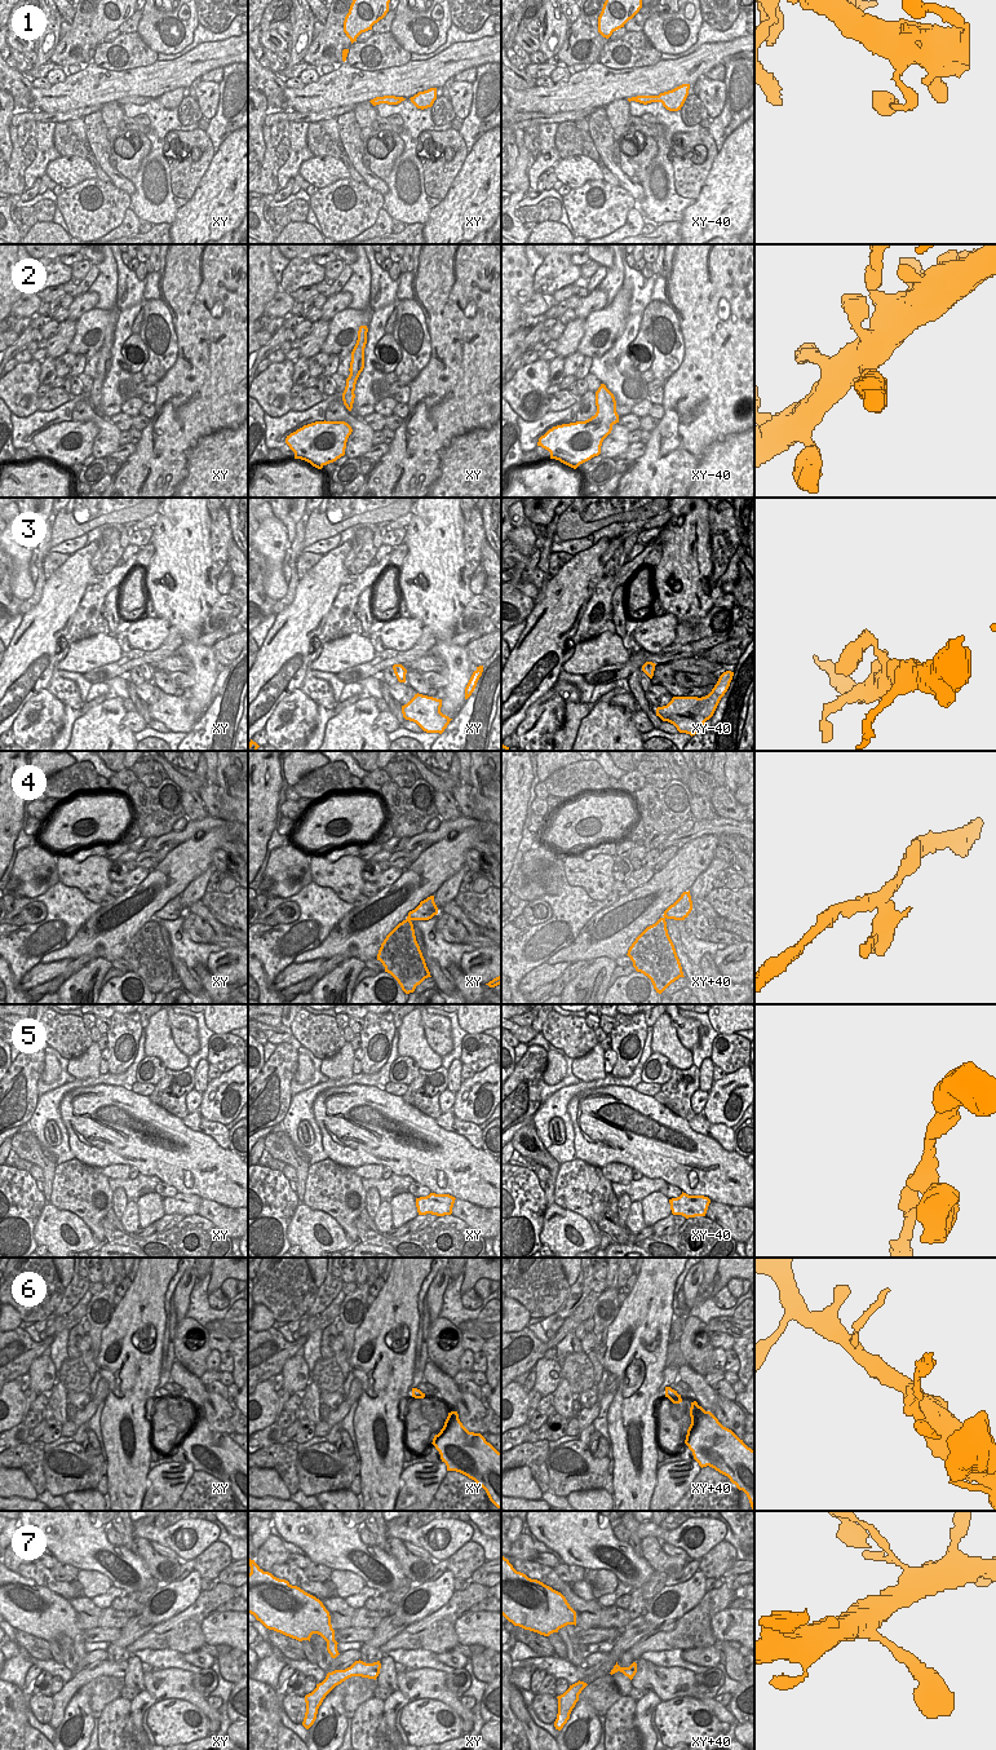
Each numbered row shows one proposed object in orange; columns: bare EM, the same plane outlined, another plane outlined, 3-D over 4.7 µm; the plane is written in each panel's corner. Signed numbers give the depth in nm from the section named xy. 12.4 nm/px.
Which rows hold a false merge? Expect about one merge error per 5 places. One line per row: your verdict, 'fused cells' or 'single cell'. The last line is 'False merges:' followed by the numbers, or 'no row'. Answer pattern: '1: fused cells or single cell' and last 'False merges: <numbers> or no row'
1: single cell
2: single cell
3: single cell
4: fused cells
5: single cell
6: single cell
7: single cell
False merges: 4

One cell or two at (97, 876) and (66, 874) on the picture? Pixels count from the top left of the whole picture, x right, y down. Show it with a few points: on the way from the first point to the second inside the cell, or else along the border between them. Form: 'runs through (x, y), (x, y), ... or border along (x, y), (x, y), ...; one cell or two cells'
runs through (89, 876), (74, 874); one cell

